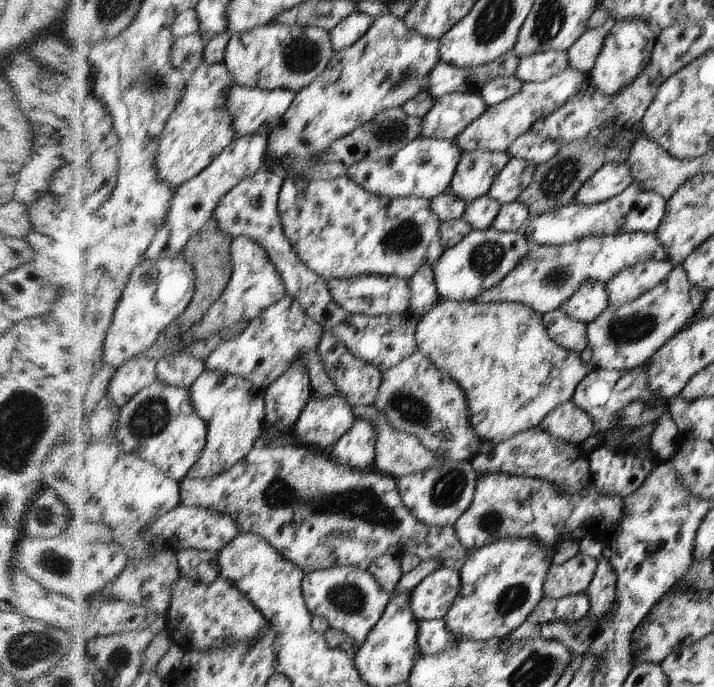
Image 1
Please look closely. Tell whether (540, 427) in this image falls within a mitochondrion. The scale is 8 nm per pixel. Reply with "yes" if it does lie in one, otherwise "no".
no

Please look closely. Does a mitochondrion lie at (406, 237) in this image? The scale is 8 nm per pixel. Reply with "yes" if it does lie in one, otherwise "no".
yes

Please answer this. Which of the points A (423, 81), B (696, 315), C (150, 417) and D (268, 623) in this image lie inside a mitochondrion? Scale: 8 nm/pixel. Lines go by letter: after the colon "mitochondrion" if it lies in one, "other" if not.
A: other
B: other
C: mitochondrion
D: other

